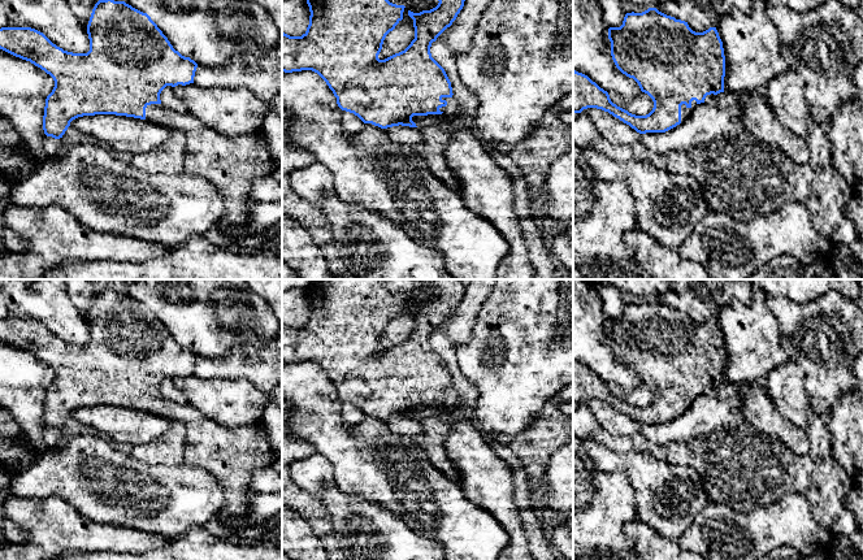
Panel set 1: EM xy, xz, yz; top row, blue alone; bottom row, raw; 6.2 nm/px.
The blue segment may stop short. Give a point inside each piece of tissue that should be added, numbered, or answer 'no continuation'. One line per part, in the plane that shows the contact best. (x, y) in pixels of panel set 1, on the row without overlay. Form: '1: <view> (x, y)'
1: yz (685, 403)

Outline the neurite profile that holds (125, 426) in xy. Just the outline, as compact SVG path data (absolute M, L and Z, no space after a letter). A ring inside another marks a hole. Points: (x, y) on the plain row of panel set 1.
M116 405L78 408L70 417L107 435L121 448L153 442L170 425L170 421L160 414Z

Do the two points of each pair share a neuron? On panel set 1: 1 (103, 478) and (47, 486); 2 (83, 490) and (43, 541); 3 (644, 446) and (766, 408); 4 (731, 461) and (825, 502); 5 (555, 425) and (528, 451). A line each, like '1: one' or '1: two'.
1: one
2: two
3: two
4: one
5: one

